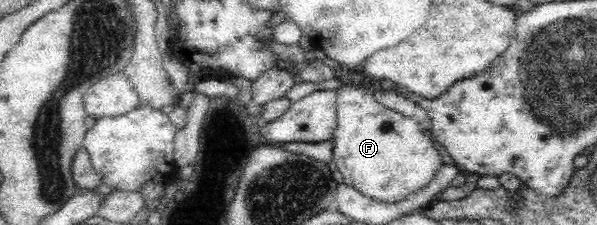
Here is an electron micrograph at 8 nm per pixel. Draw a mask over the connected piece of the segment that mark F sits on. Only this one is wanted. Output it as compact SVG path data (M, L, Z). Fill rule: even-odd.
M343 83L337 90L337 127L333 134L332 162L344 177L347 187L382 204L398 204L434 181L435 173L444 165L439 146L416 121L397 111L381 106L364 86Z

